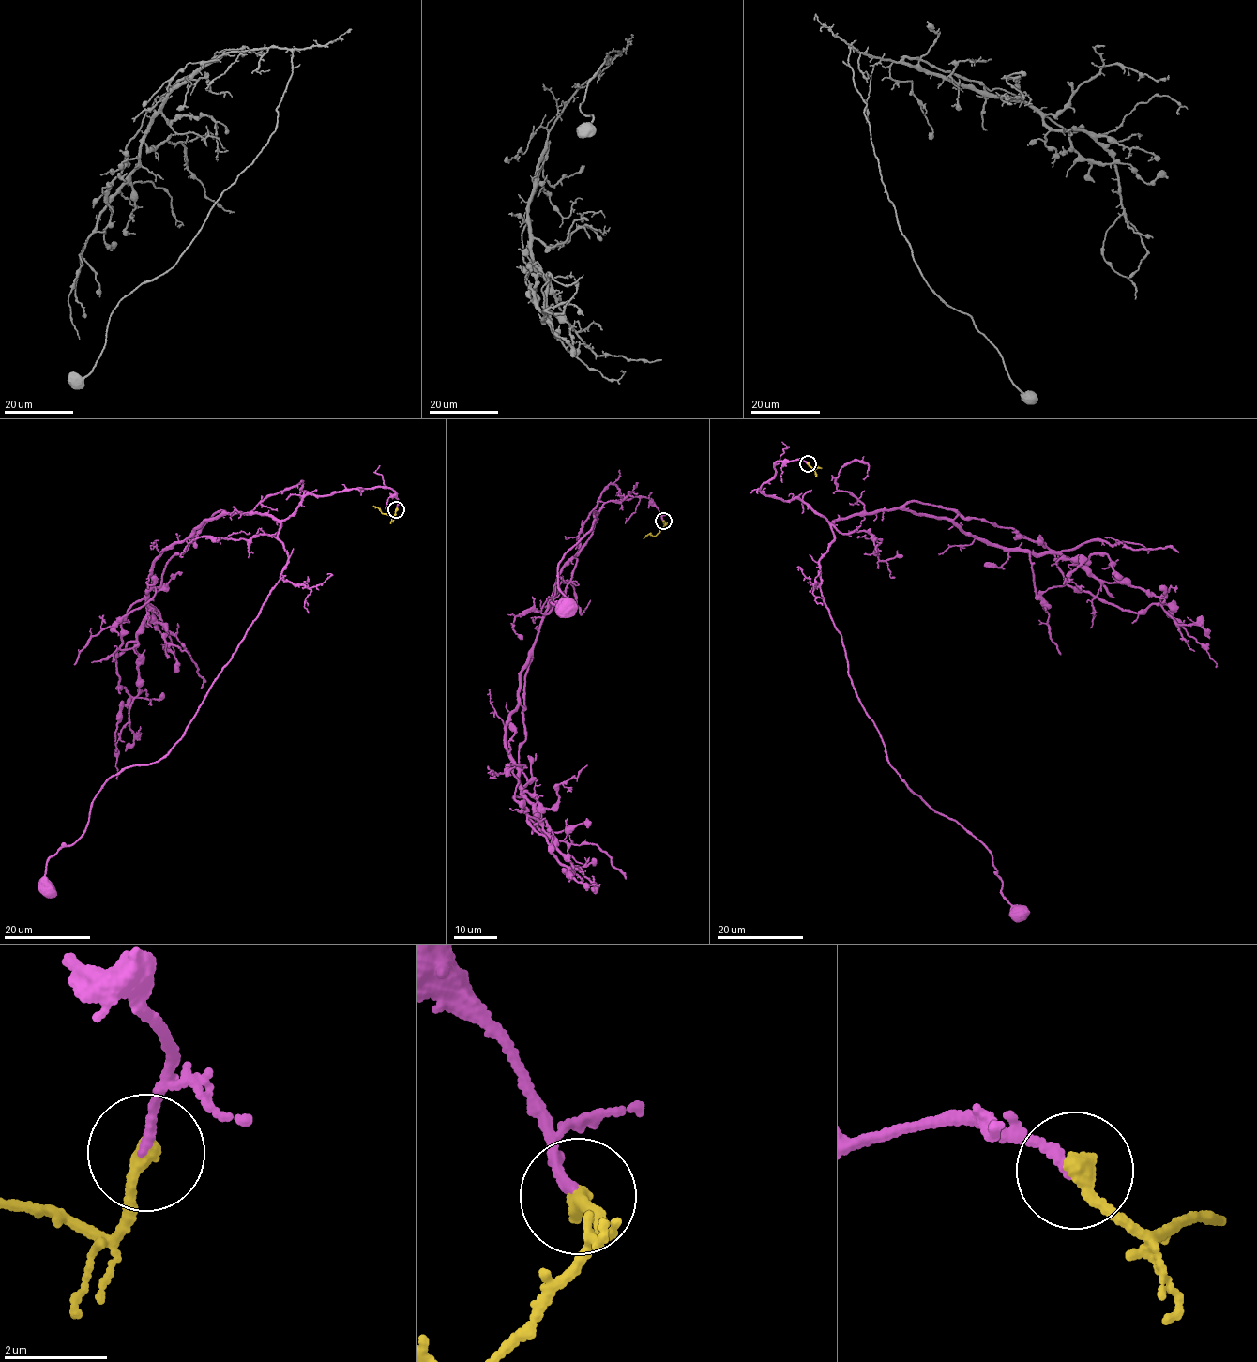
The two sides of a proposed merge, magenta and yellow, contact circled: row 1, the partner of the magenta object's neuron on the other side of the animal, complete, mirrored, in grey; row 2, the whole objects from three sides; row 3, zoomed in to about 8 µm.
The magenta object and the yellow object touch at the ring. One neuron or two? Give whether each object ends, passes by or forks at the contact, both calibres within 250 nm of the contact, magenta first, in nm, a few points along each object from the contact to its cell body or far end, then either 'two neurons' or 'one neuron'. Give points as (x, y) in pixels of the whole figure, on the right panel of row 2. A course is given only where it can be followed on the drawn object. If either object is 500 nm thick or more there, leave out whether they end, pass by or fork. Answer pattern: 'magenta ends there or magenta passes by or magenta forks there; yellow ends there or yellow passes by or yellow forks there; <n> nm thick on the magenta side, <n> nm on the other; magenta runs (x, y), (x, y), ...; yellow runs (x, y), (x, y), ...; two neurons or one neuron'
magenta ends there; yellow ends there; 180 nm thick on the magenta side, 360 nm on the other; magenta runs (808, 463), (778, 461), (760, 490), (825, 516), (824, 603), (891, 766), (990, 851), (1018, 910); yellow runs (808, 463), (815, 469), (821, 467), (818, 466); one neuron

